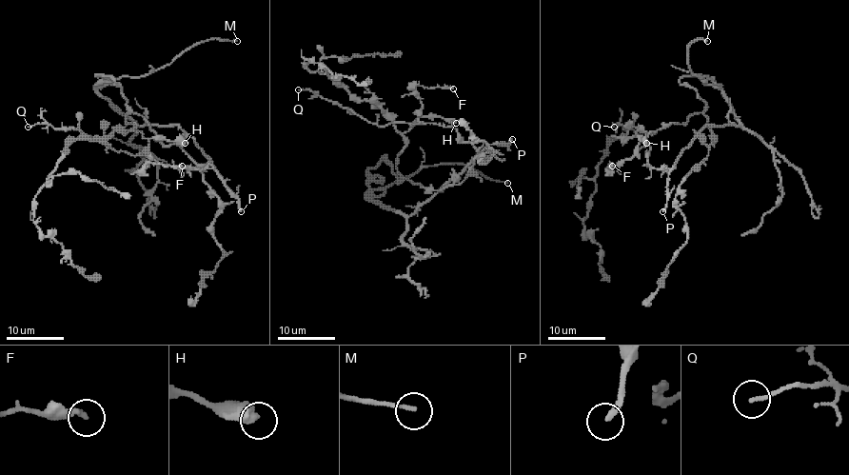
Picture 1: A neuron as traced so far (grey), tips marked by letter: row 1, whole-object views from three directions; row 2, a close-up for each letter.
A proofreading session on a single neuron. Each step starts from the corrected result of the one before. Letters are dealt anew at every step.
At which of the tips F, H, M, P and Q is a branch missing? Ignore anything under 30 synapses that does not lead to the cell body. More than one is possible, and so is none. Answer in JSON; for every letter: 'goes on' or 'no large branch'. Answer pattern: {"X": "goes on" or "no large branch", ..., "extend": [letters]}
{"F": "no large branch", "H": "no large branch", "M": "goes on", "P": "goes on", "Q": "no large branch", "extend": ["M", "P"]}

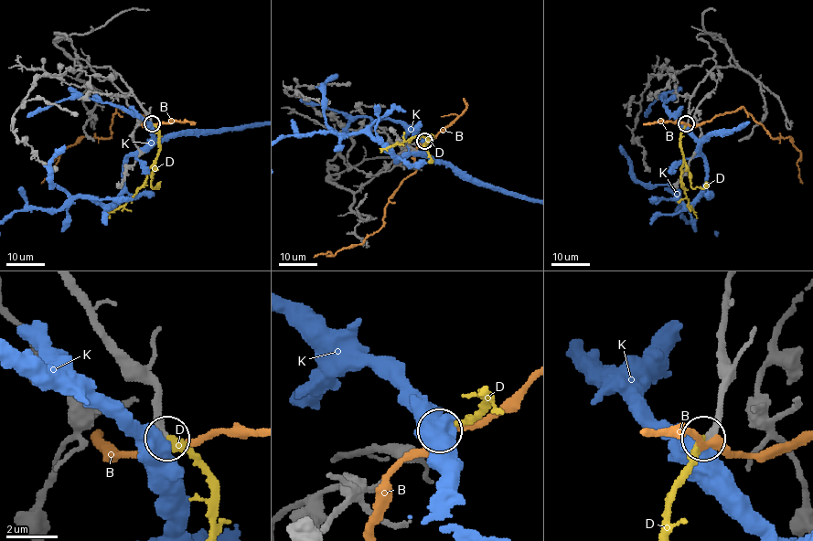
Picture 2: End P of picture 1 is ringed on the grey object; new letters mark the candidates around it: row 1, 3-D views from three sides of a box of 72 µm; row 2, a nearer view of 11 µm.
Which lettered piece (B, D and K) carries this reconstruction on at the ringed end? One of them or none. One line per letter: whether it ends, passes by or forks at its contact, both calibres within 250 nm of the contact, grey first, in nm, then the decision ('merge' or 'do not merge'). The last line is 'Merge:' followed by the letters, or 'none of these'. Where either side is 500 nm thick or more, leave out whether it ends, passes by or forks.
B: it passes by; 300 nm thick on the grey side, 340 nm on the other; do not merge
D: it ends there; 280 nm thick on the grey side, 280 nm on the other; merge
K: 280 nm thick on the grey side, 850 nm on the other; do not merge
Merge: D

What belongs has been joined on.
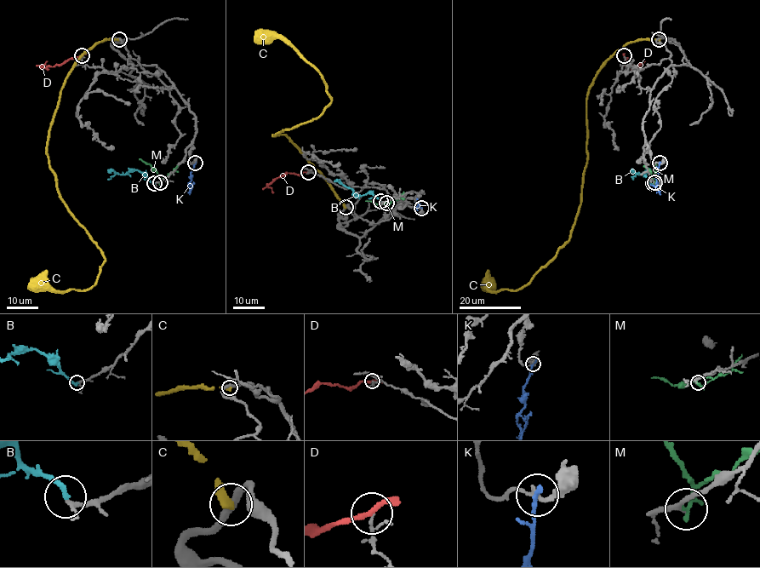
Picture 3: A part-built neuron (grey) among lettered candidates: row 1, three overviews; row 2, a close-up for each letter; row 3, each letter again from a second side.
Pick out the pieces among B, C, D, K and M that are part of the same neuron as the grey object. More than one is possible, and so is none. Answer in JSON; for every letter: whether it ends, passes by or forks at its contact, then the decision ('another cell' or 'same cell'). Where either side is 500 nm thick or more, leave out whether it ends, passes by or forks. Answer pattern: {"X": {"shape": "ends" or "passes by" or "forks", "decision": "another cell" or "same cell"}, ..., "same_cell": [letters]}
{"B": {"shape": "ends", "decision": "same cell"}, "C": {"shape": "ends", "decision": "another cell"}, "D": {"shape": "passes by", "decision": "another cell"}, "K": {"shape": "ends", "decision": "another cell"}, "M": {"shape": "ends", "decision": "another cell"}, "same_cell": ["B"]}

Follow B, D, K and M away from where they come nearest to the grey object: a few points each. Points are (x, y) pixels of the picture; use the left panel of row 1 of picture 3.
B: (153, 183), (137, 170), (130, 170), (126, 174), (117, 174), (108, 180)
D: (81, 56), (70, 58), (54, 66), (42, 66), (46, 61)
K: (195, 163), (191, 173), (190, 194)
M: (160, 182), (157, 173), (139, 159)

